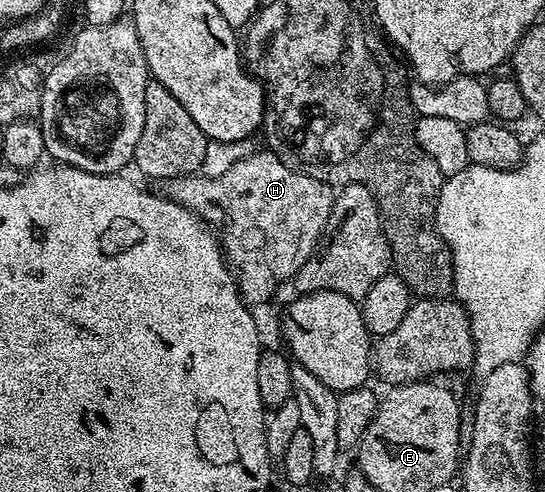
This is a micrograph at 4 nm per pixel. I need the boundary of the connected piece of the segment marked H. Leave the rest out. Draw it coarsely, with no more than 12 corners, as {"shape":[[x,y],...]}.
{"shape":[[257,151],[169,201],[215,230],[245,305],[320,244],[334,189]]}

